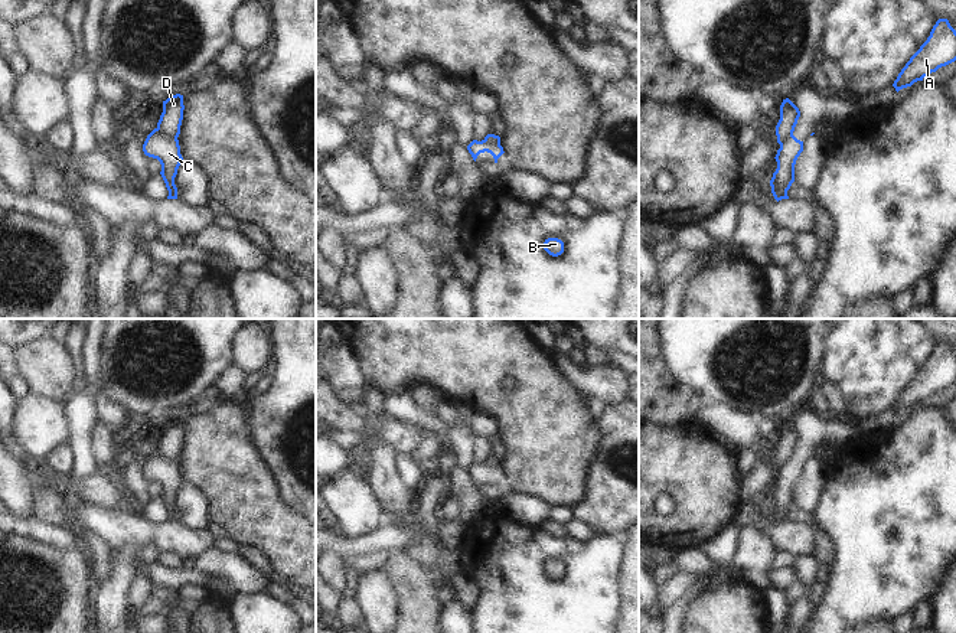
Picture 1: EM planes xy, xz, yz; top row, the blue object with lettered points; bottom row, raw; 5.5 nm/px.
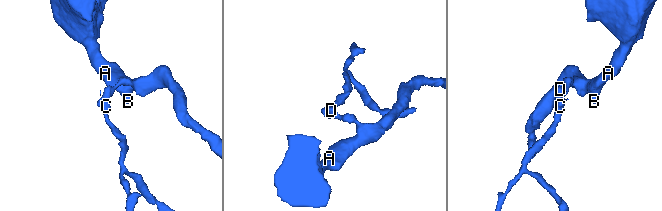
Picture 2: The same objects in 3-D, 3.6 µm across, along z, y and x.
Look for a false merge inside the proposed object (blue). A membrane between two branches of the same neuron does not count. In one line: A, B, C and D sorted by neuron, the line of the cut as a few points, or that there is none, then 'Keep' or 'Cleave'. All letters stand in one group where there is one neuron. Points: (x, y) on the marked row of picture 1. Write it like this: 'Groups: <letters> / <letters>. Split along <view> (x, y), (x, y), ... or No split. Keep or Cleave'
Groups: A B D / C. Split along xy (156, 129), (166, 136), (176, 137). Cleave.

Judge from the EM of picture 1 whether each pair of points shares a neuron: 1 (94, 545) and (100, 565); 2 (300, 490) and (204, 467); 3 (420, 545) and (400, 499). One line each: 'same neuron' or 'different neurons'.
1: same neuron
2: different neurons
3: different neurons

